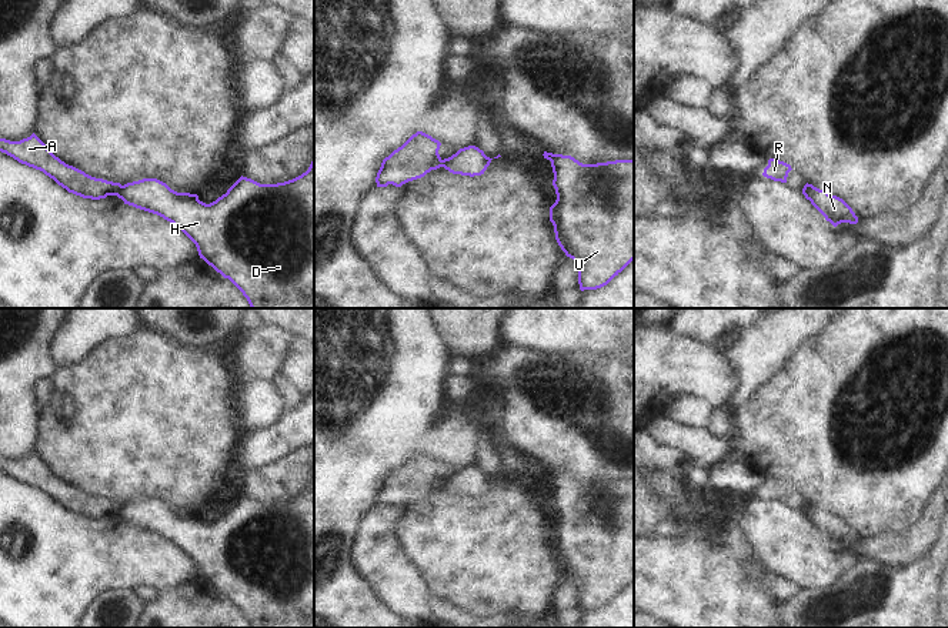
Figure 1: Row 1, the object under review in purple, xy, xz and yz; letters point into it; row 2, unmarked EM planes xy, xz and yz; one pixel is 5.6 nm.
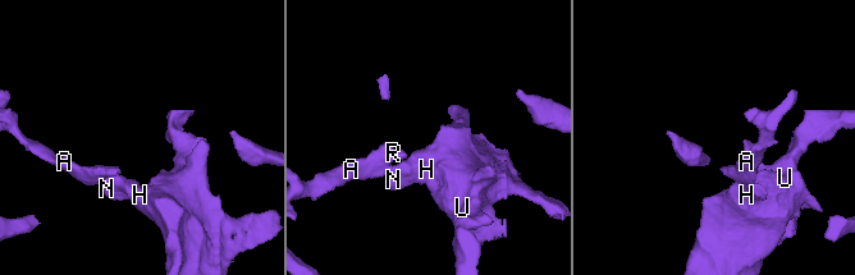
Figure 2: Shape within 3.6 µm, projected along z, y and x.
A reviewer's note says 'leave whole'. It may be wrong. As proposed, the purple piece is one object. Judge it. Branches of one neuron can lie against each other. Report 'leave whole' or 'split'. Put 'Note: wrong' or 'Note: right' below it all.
split
Note: wrong

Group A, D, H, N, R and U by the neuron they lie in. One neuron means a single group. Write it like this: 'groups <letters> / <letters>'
groups A R / D H N U

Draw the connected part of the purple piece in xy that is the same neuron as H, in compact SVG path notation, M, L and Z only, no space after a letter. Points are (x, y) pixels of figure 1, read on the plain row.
M314 478L306 492L284 502L260 504L241 495L210 524L197 514L177 512L157 498L127 502L117 517L173 542L196 564L200 578L243 612L251 628L314 628Z

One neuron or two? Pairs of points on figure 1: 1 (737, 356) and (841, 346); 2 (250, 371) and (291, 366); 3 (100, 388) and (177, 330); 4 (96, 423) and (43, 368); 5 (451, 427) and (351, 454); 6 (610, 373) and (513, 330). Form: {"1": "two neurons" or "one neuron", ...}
{"1": "two neurons", "2": "two neurons", "3": "two neurons", "4": "two neurons", "5": "one neuron", "6": "two neurons"}

